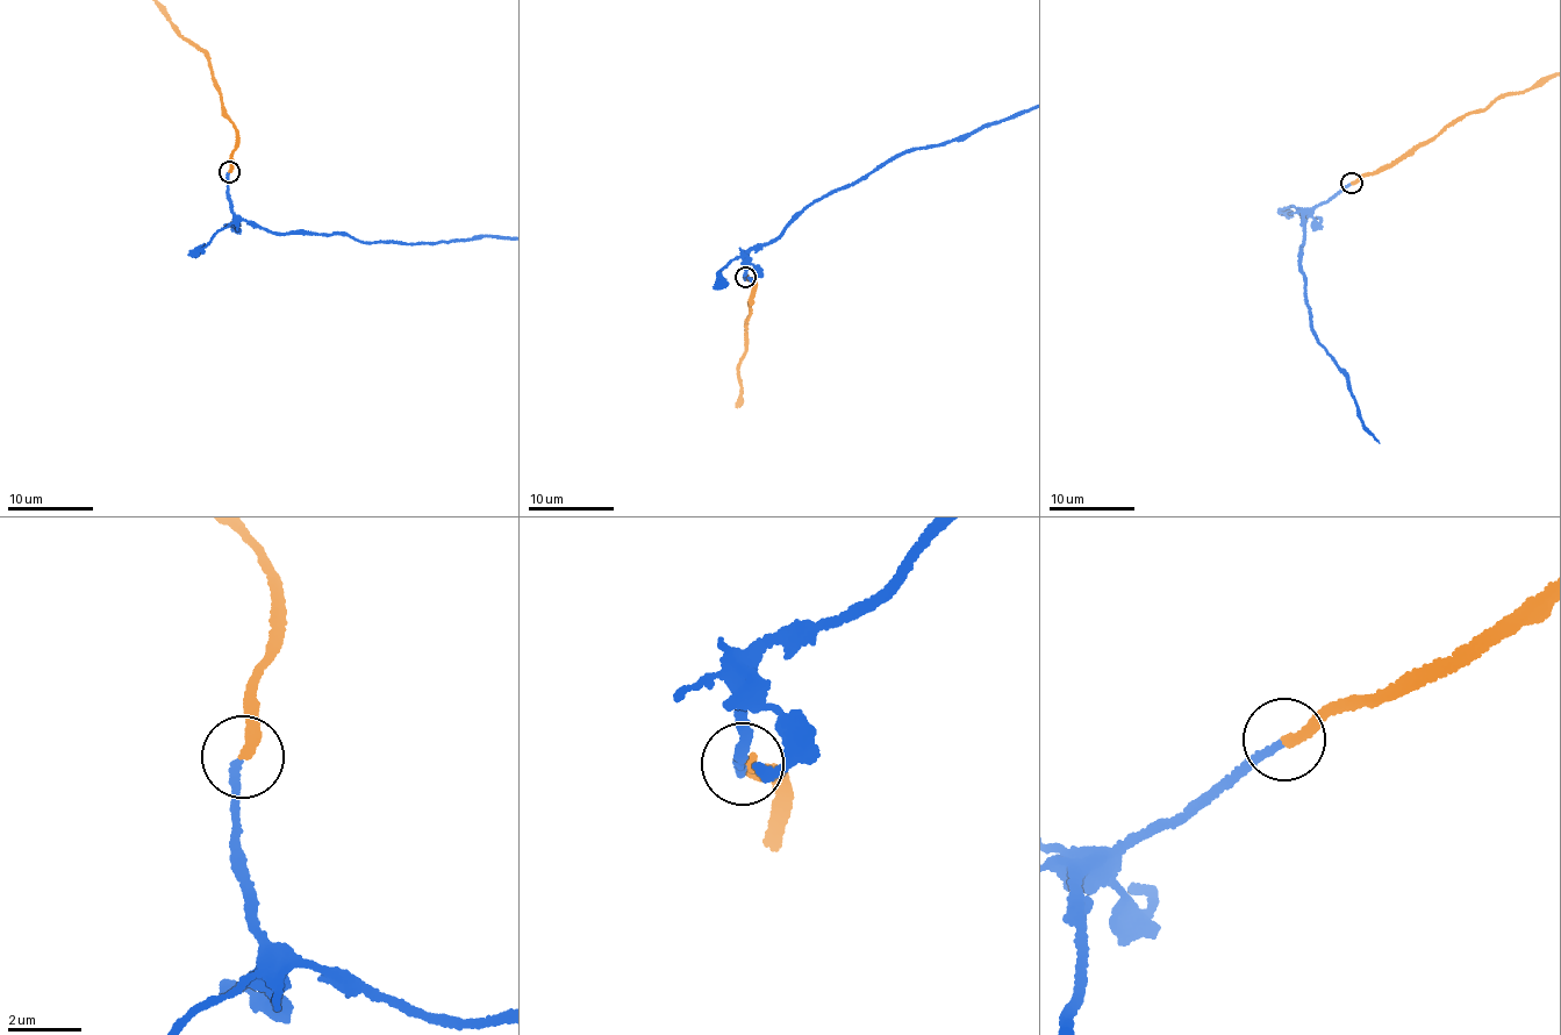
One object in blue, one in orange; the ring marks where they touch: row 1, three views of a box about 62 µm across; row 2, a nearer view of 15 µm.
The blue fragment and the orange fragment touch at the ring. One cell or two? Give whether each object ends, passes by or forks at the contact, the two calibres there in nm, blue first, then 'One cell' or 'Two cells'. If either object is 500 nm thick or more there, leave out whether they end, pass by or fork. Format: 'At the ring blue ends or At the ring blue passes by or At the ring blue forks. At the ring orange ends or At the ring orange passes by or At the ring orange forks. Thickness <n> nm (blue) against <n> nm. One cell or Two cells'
At the ring blue ends. At the ring orange ends. Thickness 240 nm (blue) against 300 nm. Two cells

